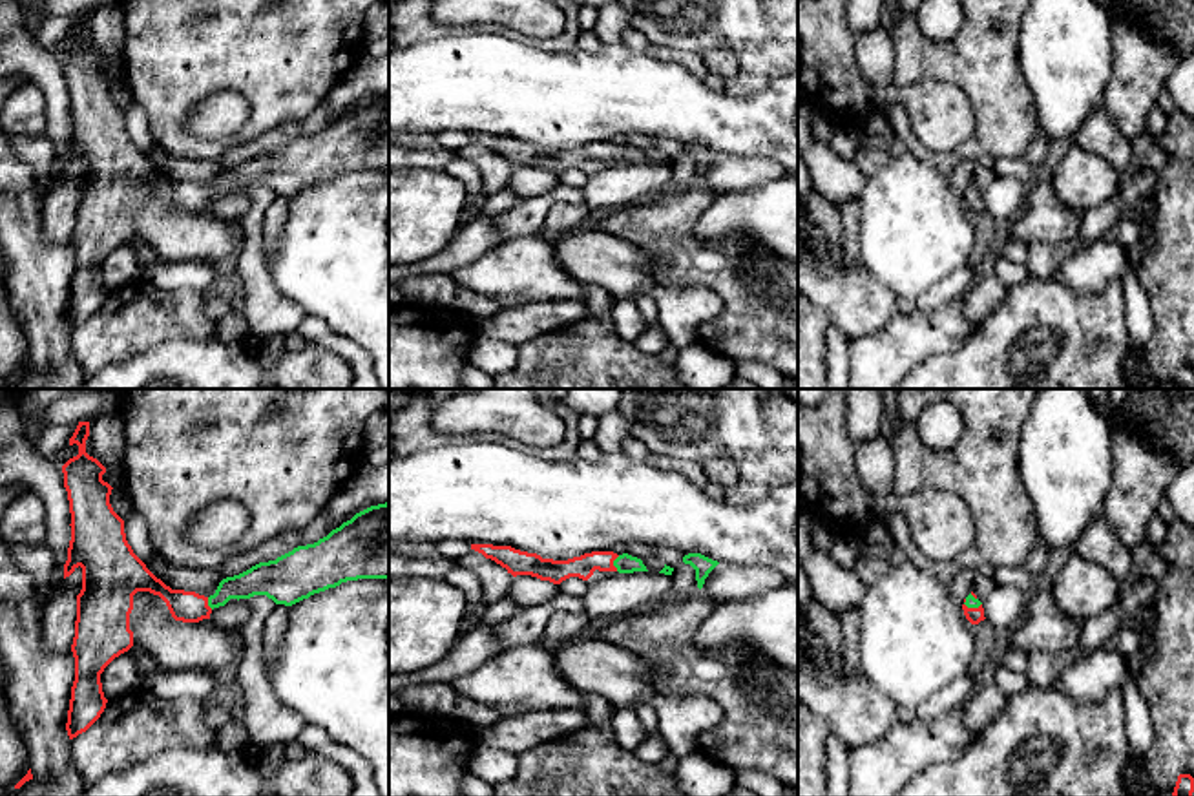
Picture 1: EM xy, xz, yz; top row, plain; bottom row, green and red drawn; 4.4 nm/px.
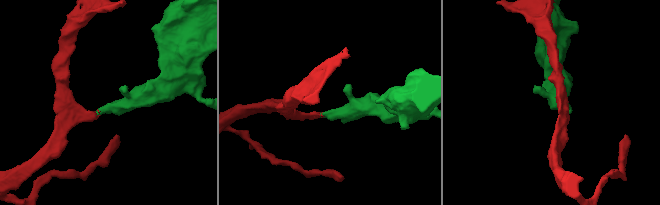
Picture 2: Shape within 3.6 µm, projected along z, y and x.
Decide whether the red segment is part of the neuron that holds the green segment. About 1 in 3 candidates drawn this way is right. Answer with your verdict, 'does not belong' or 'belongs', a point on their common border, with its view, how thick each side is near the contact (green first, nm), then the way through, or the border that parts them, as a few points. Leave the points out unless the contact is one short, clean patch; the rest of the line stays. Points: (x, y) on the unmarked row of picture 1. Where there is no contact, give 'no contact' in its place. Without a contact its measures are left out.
belongs; meets green in xz at (614, 154); 90 nm thick on the green side, 100 nm on the other; runs through xz (625, 154), (614, 154), (588, 154), (583, 157)

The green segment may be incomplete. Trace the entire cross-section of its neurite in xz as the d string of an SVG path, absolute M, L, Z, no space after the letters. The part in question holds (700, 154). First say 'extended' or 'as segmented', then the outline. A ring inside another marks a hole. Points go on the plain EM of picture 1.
as segmented | M688 144L683 148L685 155L690 155L696 161L697 179L701 181L708 164L719 155L701 144Z

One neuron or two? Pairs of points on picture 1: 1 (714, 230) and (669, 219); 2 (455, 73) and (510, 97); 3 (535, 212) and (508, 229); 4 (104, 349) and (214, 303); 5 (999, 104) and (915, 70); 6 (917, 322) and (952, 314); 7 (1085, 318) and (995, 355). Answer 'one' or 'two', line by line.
1: two
2: one
3: one
4: two
5: one
6: one
7: one

